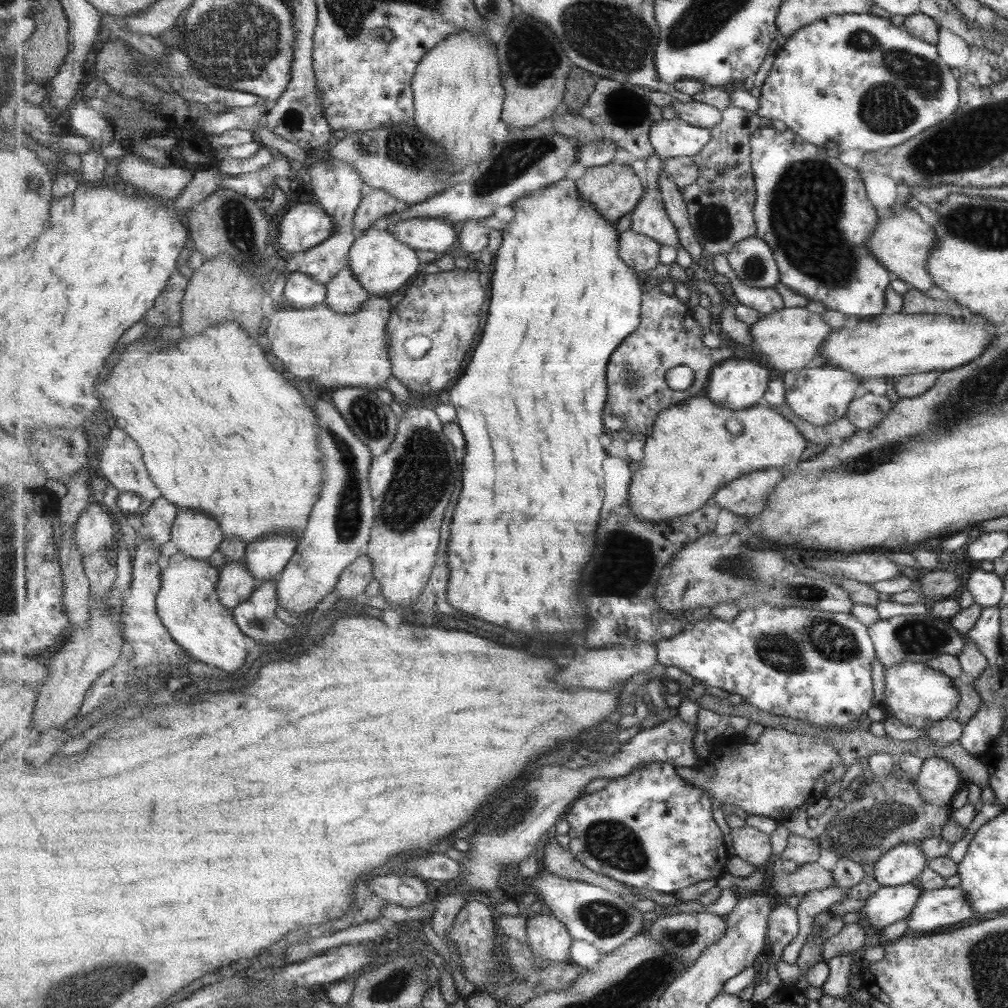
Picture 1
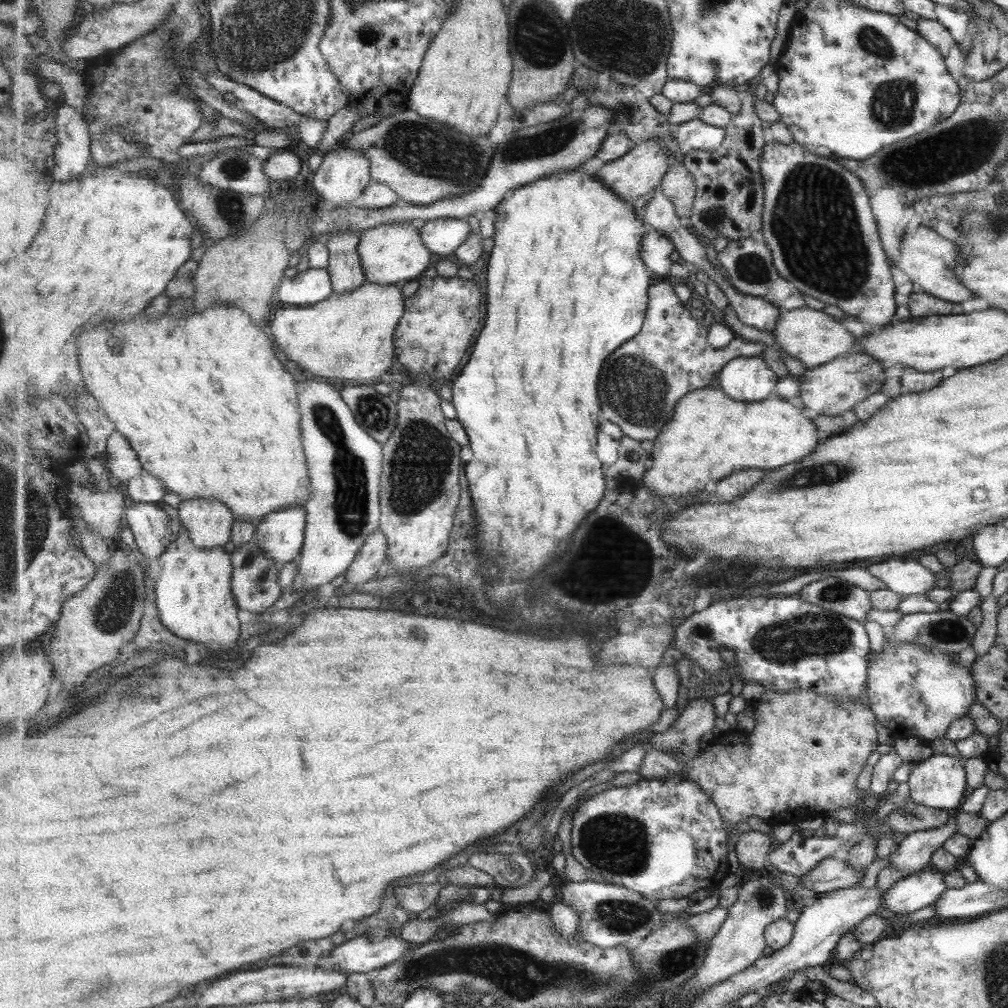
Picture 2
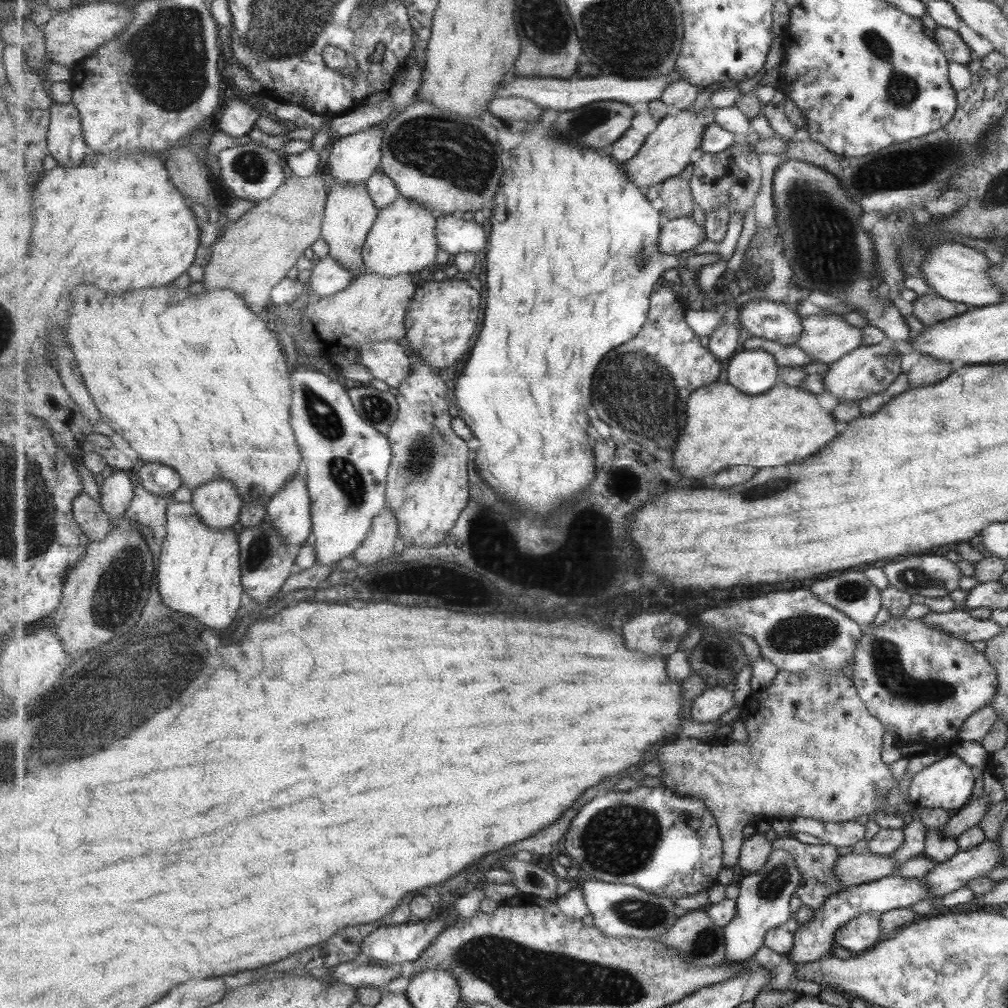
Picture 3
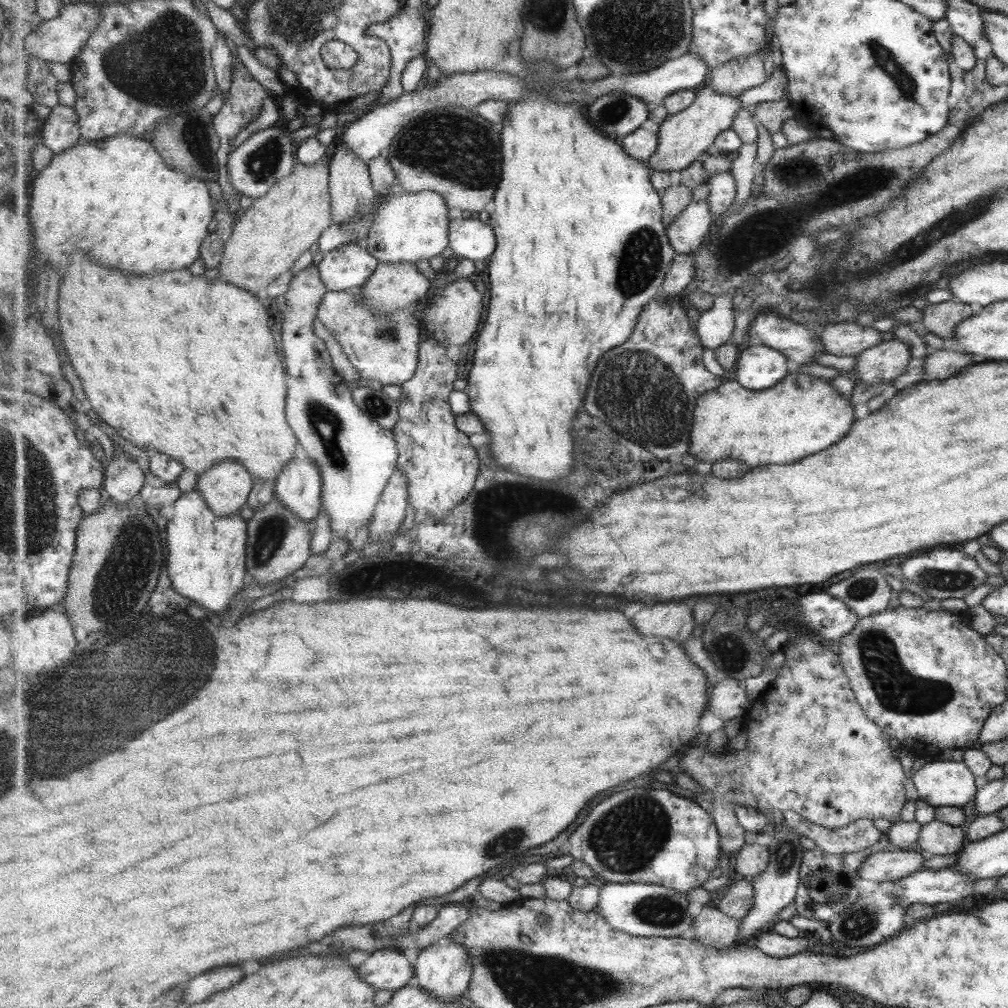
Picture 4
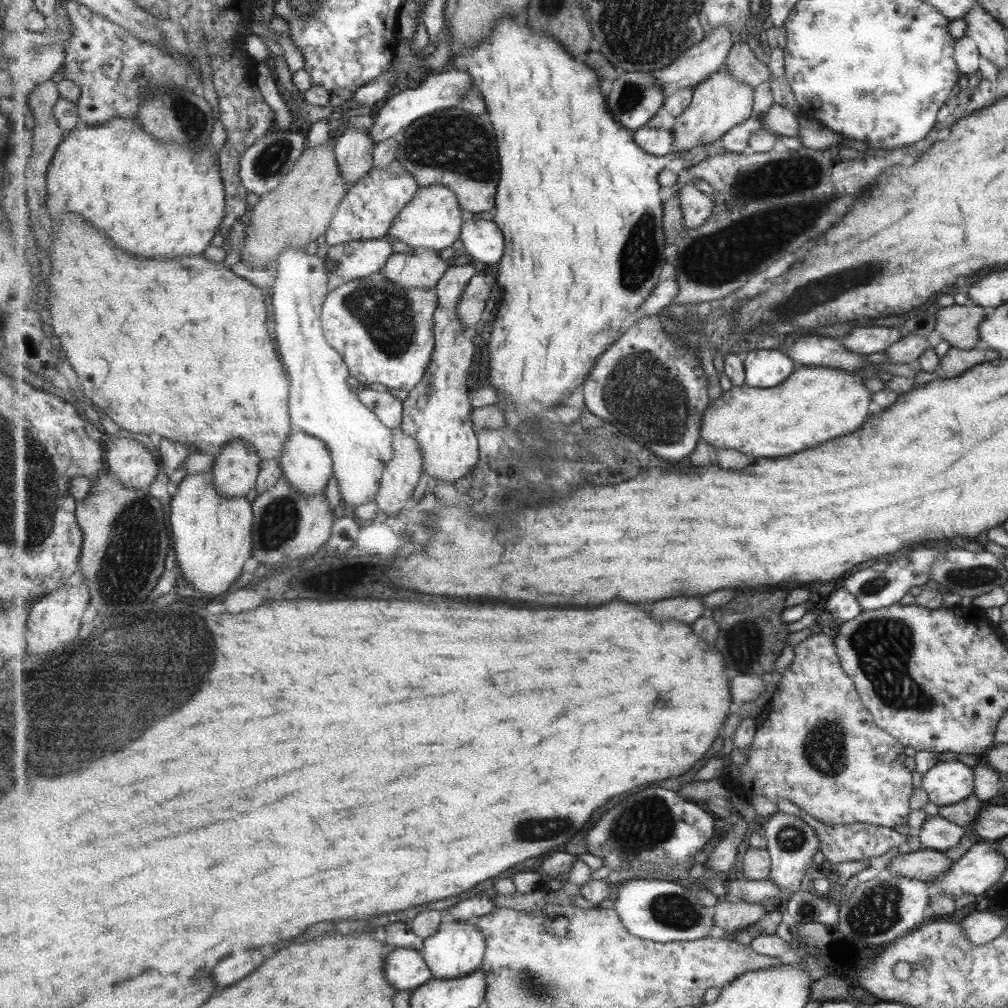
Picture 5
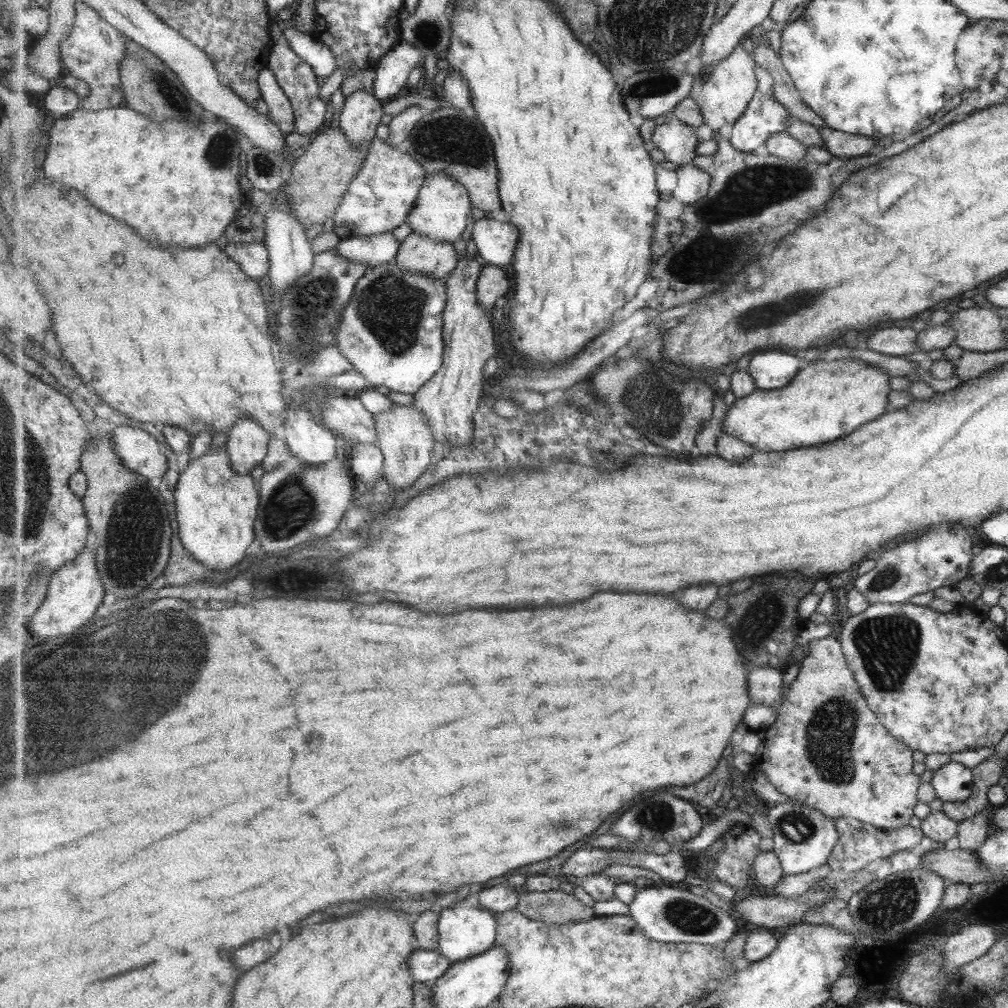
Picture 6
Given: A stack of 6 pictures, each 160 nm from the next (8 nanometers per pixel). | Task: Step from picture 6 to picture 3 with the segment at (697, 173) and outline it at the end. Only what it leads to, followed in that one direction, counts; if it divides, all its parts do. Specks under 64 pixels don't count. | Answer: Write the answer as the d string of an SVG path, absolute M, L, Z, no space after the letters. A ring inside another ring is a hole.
M691 216L670 219L662 226L659 250L663 254L679 255L693 250L707 239L705 226L701 227Z

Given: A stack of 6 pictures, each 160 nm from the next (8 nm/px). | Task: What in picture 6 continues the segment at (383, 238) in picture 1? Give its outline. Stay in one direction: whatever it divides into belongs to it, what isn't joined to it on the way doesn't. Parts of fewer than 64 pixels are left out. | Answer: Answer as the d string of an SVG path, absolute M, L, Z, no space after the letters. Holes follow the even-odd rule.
M438 172L426 178L420 190L419 200L411 210L406 222L410 225L412 232L417 234L428 236L439 242L457 242L461 240L463 232L467 230L469 212L473 207L467 187L450 174Z

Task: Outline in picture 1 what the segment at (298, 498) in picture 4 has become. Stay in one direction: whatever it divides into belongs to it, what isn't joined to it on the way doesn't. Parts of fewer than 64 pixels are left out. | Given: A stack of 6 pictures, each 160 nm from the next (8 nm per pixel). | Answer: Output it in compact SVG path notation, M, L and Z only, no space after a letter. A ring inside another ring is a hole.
M271 535L248 545L244 562L259 584L277 580L295 556L299 546L295 535Z

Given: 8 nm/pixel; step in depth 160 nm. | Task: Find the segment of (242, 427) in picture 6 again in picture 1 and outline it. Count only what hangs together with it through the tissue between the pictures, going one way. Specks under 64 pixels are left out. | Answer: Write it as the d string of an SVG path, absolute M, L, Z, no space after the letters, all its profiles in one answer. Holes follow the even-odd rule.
M181 508L176 519L170 541L191 558L208 560L226 539L219 522L204 512Z

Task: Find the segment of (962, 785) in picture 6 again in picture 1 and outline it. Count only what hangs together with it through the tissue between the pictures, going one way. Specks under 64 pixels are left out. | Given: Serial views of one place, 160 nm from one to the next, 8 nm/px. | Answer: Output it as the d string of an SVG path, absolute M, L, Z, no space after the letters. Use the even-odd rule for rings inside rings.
M929 757L922 759L922 766L916 778L911 778L910 782L918 790L928 803L950 804L953 792L959 786L959 776L957 768L947 764L946 759Z

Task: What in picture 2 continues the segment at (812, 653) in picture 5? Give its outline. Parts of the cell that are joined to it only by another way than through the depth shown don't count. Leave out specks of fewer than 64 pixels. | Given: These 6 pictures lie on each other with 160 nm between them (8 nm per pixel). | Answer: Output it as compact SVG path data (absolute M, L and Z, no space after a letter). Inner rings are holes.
M799 688L793 691L766 692L755 702L757 723L747 735L747 741L739 741L737 750L727 750L725 754L713 754L710 748L702 749L691 762L679 762L674 754L659 750L649 742L644 747L648 750L638 773L643 779L666 779L681 775L689 781L702 786L719 807L727 827L735 829L735 824L745 822L749 816L757 816L768 823L797 823L807 818L821 816L826 810L851 808L857 798L865 793L855 791L855 778L865 765L865 760L877 746L875 740L875 718L859 700L840 702L818 691Z

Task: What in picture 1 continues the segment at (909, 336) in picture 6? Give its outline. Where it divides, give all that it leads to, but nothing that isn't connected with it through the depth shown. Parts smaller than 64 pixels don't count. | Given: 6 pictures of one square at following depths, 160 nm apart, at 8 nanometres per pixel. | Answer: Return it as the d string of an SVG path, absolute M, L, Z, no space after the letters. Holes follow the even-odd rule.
M807 306L787 307L751 325L752 344L755 350L766 356L774 369L786 373L805 368L811 362L817 363L822 342L829 336L830 330L831 328L821 321L820 314L811 312Z

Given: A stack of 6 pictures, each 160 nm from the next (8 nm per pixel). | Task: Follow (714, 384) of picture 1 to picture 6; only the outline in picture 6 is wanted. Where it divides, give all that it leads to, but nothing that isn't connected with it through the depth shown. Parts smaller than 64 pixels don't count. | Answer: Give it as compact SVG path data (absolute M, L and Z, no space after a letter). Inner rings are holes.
M783 352L755 354L747 370L762 390L779 390L789 386L804 367L802 359Z

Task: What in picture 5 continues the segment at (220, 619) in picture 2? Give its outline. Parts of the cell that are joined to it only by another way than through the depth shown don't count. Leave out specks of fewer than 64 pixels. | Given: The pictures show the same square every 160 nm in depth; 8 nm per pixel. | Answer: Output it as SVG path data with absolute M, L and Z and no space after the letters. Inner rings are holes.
M212 472L188 476L174 490L170 503L172 546L193 588L219 596L235 584L254 553L254 518L252 502L245 496L225 498L219 494Z

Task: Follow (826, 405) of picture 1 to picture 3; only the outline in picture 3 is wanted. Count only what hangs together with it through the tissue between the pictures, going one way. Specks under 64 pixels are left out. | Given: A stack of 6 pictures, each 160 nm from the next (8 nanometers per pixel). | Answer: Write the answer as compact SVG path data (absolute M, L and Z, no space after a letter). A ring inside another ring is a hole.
M879 345L859 346L851 350L837 361L828 365L826 372L821 374L821 382L826 393L831 395L838 404L858 402L879 393L895 380L900 373L899 353L893 348Z

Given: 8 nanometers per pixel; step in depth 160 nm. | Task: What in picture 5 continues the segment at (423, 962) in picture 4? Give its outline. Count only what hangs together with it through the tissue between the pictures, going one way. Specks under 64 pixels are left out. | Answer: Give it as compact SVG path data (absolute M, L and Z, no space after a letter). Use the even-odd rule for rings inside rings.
M453 920L449 924L442 924L435 936L424 941L421 953L433 973L433 978L461 978L482 968L486 949L487 938L483 931L479 931L475 922Z

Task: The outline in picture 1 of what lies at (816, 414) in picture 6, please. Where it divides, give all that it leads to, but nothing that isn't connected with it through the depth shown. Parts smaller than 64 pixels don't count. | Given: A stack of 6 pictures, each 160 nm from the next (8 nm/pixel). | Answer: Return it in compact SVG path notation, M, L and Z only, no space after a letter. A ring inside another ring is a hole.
M702 393L659 414L653 432L646 437L644 457L633 473L628 504L641 520L671 522L679 516L701 510L701 507L713 498L713 494L738 478L765 469L801 464L807 440L807 436L803 435L791 420L766 403L757 404L751 409L733 411L715 405ZM729 420L739 421L743 424L744 431L740 435L731 434L727 430Z

